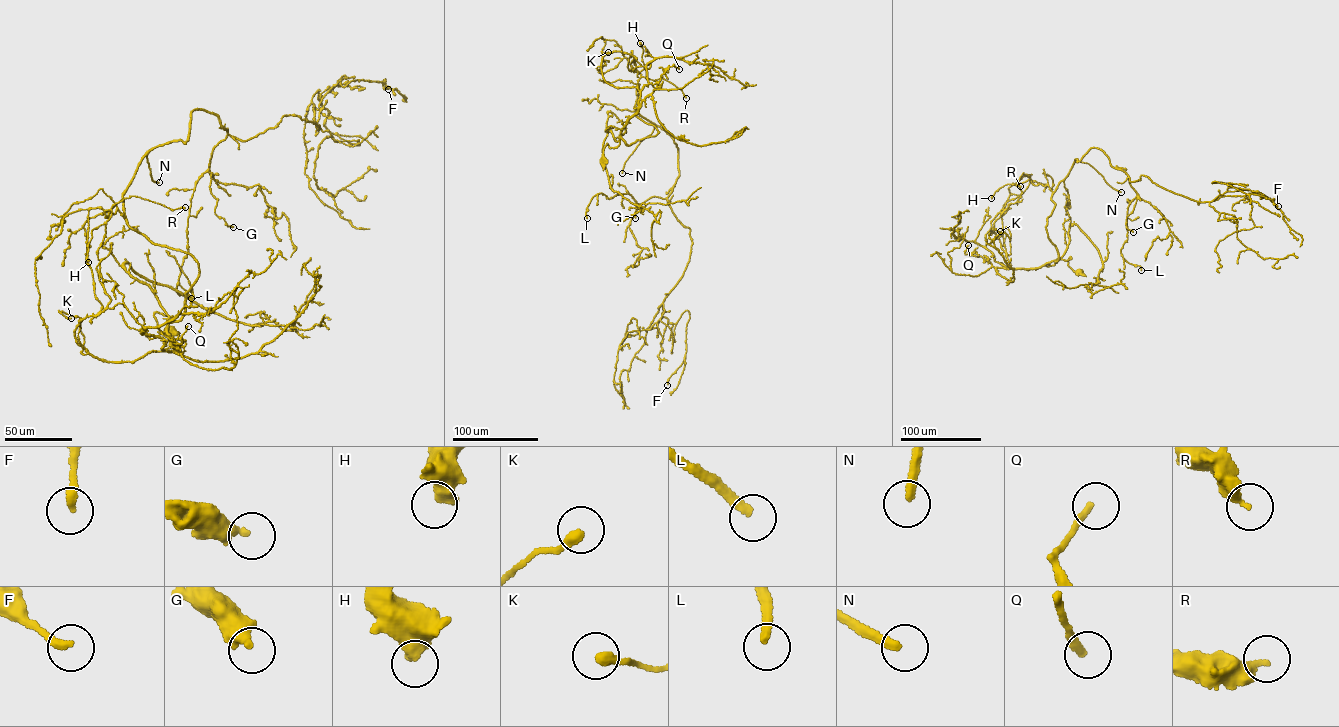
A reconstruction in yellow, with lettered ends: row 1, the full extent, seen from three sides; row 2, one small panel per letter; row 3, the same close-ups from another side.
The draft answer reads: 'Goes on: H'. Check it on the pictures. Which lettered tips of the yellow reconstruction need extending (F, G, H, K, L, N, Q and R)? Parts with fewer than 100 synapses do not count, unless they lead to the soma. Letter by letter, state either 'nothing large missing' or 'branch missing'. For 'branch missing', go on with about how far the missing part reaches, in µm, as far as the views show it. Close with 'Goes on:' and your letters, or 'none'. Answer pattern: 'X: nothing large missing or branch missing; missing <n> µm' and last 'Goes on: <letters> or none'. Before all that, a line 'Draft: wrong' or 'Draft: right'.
Draft: wrong
F: nothing large missing
G: nothing large missing
H: nothing large missing
K: nothing large missing
L: nothing large missing
N: branch missing; missing 190 µm
Q: nothing large missing
R: nothing large missing
Goes on: N

